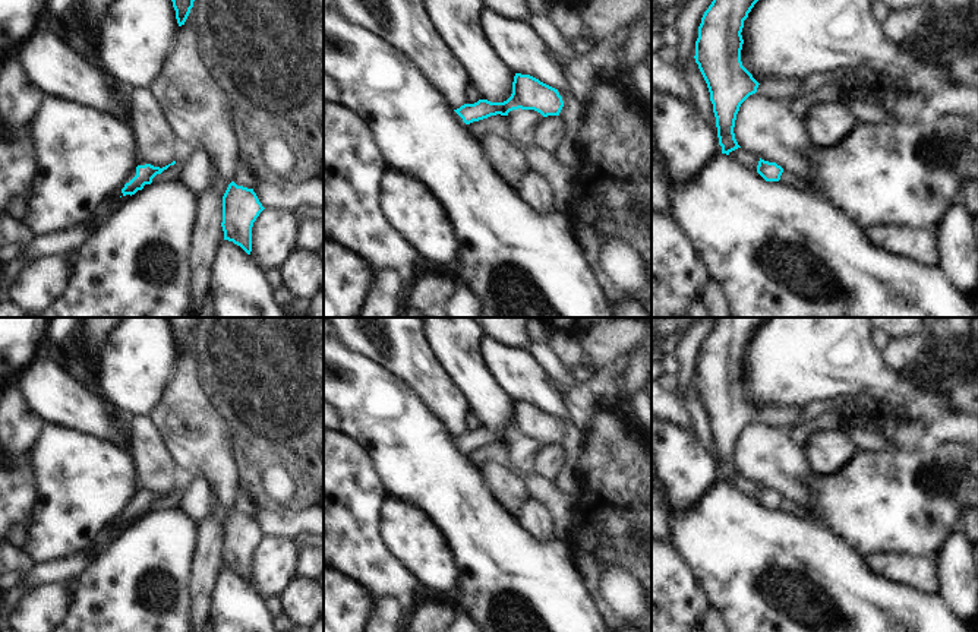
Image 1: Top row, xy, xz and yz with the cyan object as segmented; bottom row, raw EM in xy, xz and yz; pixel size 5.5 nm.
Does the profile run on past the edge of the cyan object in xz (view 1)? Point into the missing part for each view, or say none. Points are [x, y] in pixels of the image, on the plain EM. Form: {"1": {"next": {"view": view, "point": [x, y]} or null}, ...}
{"1": {"next": null}}

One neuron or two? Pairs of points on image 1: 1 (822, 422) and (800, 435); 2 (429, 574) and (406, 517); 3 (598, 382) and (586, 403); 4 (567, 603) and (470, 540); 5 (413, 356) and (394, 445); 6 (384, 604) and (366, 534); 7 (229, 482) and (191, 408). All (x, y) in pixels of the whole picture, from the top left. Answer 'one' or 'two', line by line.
1: one
2: one
3: one
4: one
5: two
6: two
7: one

